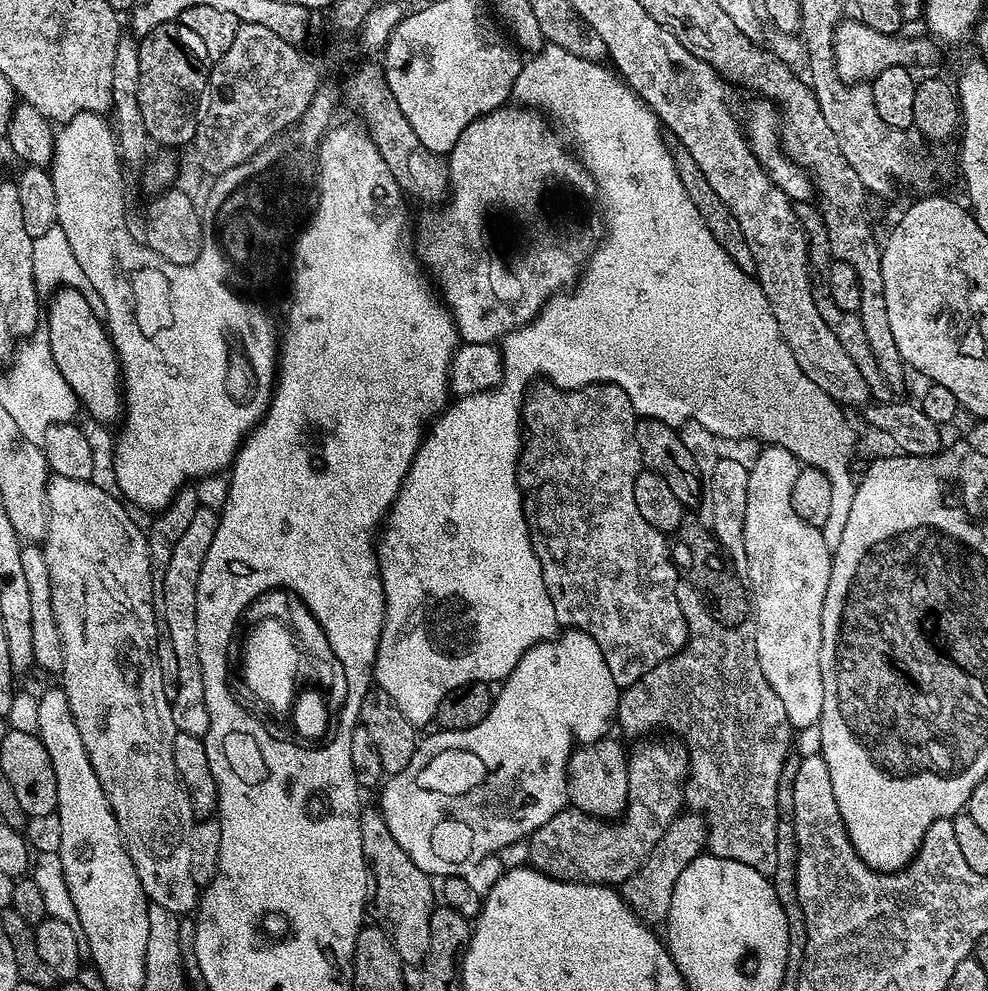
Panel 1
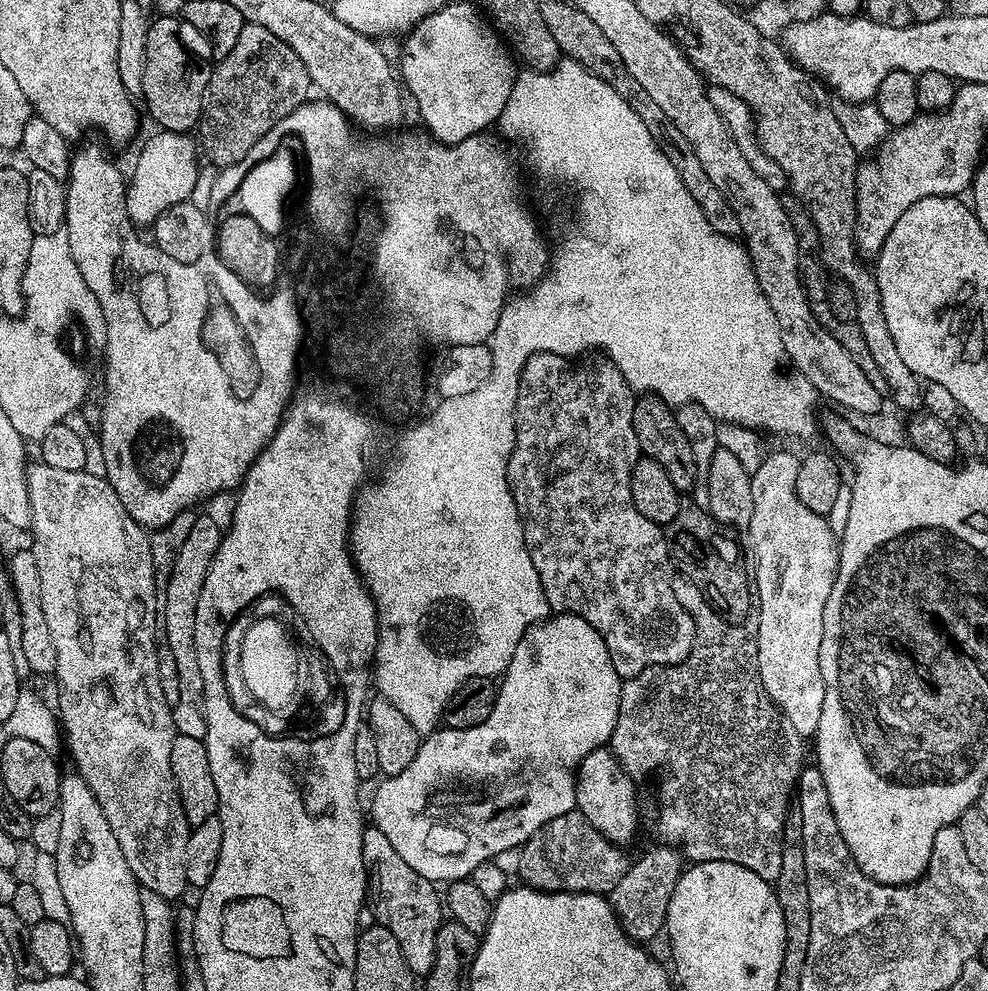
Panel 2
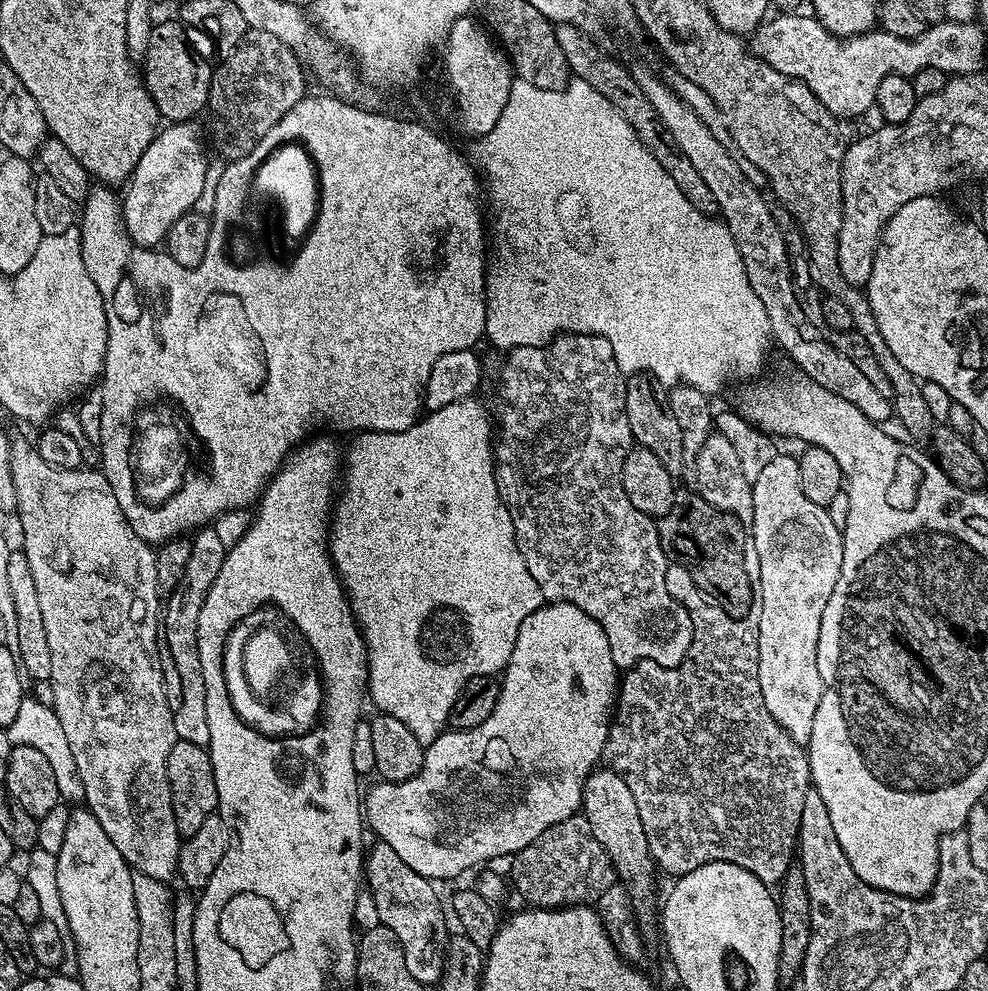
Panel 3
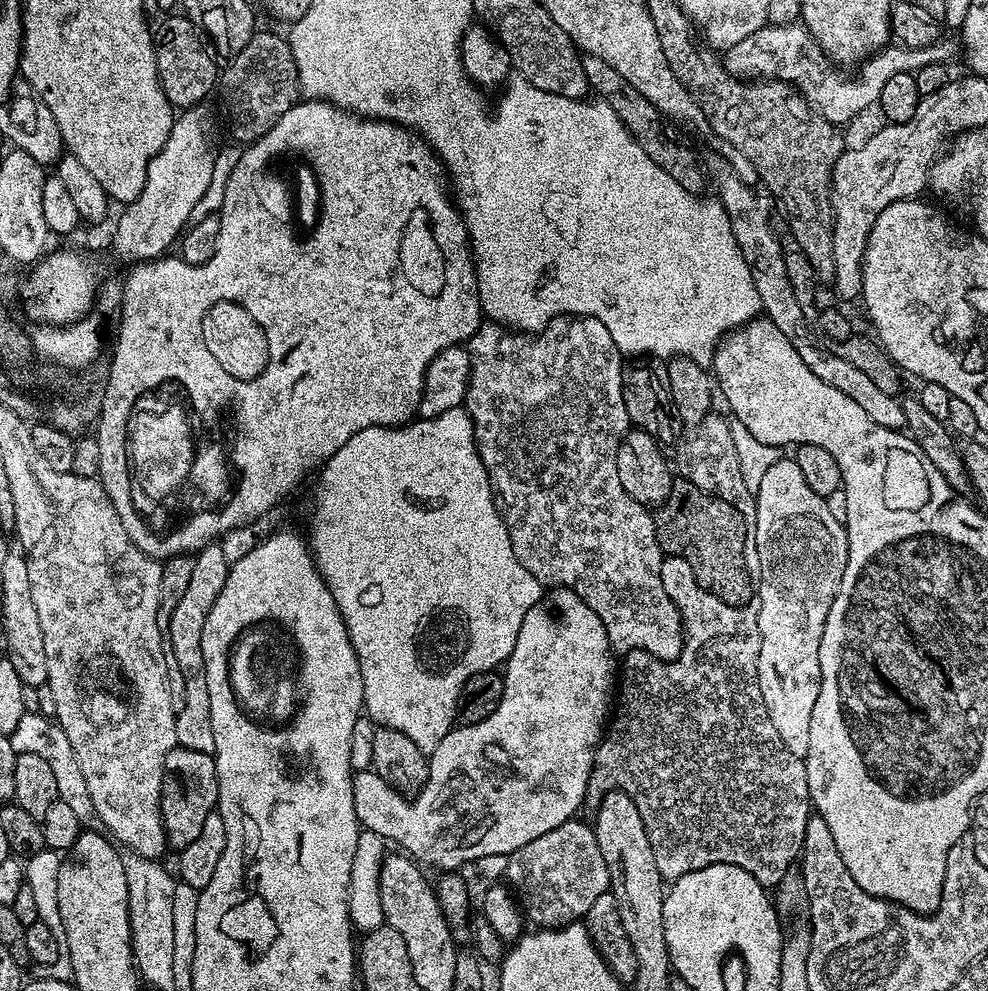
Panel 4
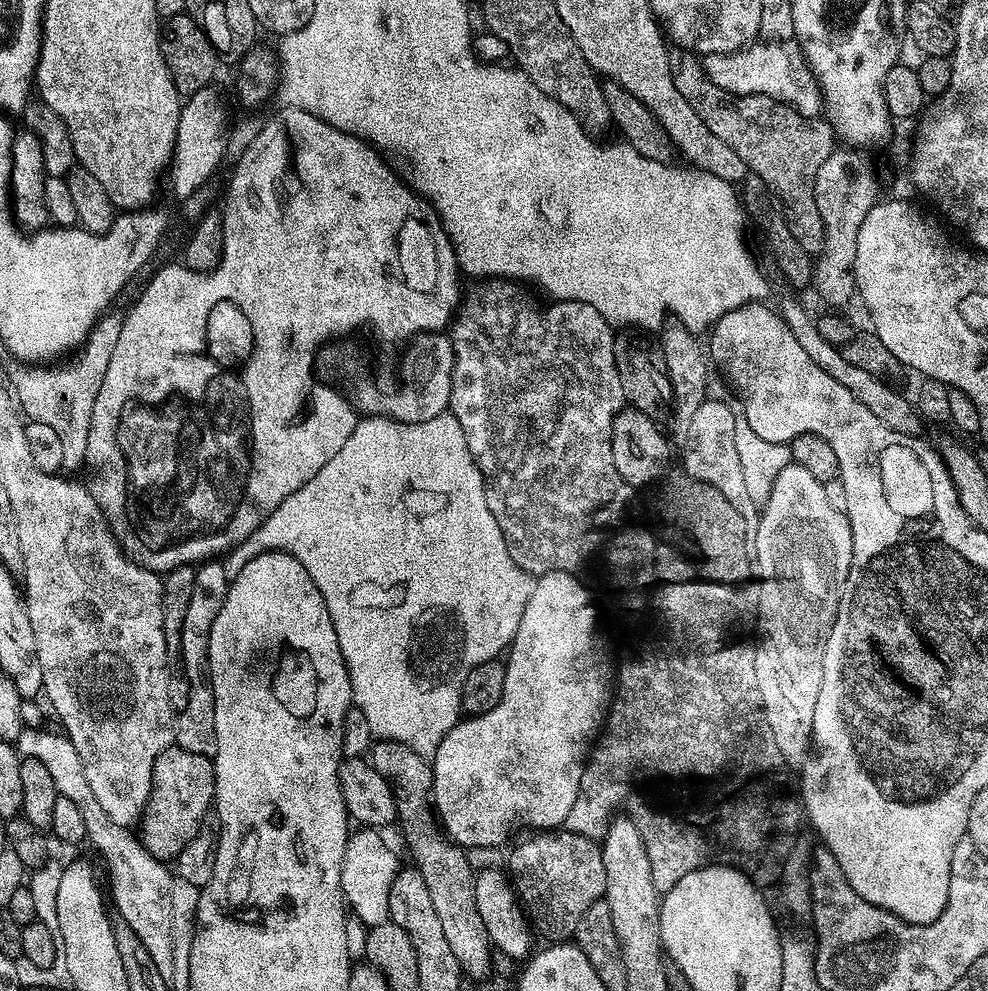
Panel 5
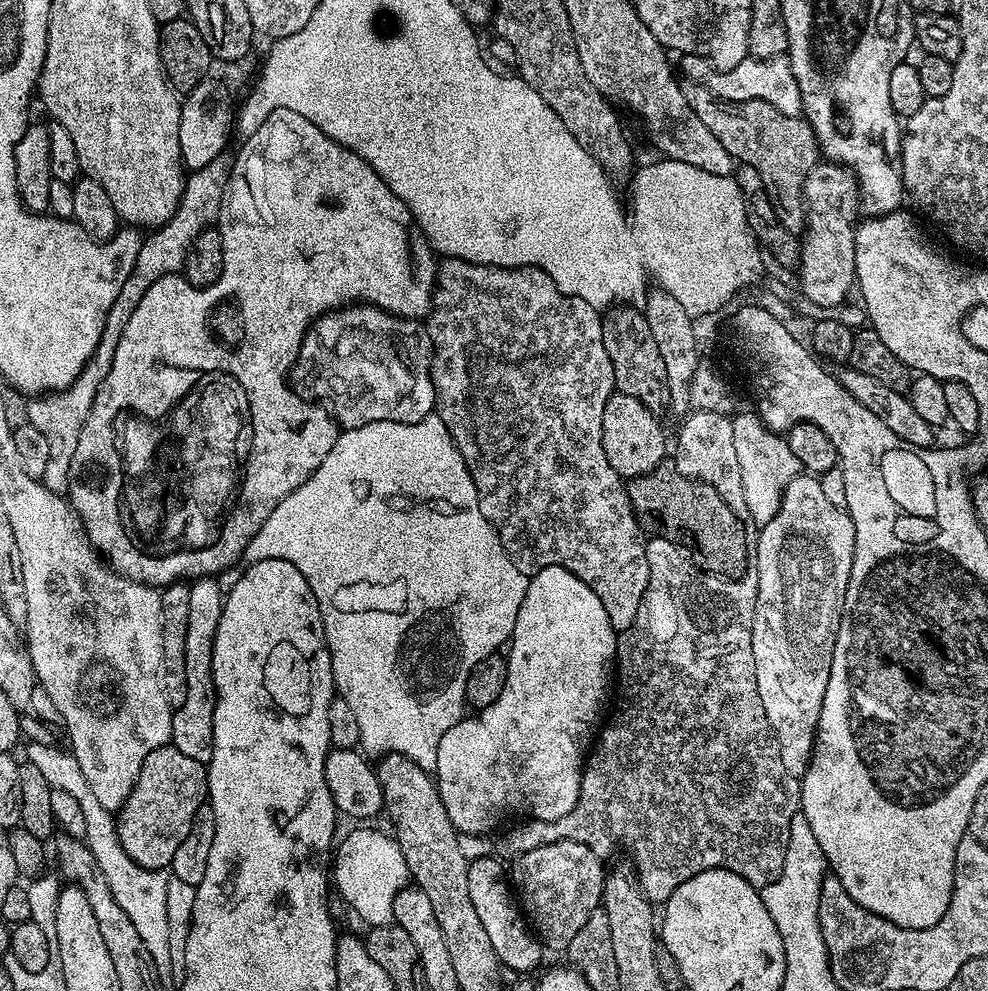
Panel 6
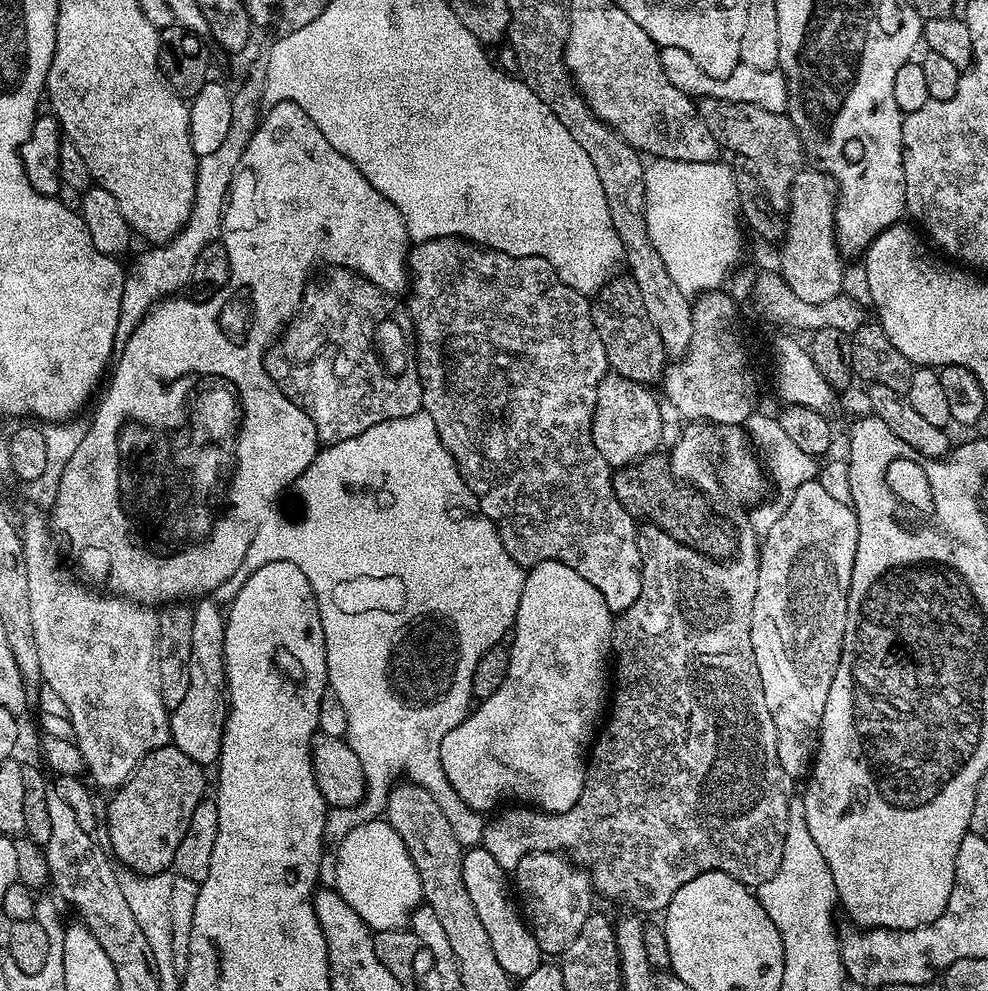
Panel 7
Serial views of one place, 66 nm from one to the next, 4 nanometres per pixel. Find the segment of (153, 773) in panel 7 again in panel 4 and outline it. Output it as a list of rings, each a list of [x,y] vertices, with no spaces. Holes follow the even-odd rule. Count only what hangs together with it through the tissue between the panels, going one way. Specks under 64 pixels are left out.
[[[179,746],[170,750],[164,759],[164,777],[160,791],[160,813],[164,823],[164,835],[169,849],[179,850],[190,846],[202,831],[206,814],[217,811],[218,778],[216,757],[202,754],[202,750],[186,750]]]

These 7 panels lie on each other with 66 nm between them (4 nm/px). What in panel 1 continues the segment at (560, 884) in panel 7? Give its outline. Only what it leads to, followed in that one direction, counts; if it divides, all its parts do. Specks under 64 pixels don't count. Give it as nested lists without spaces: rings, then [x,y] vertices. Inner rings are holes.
[[[644,738],[639,741],[640,744],[628,758],[628,804],[624,808],[624,815],[619,818],[601,818],[591,816],[582,810],[574,807],[566,807],[558,814],[554,814],[554,818],[550,818],[550,822],[546,822],[542,826],[538,826],[538,830],[534,830],[532,835],[527,837],[529,842],[529,858],[527,863],[531,867],[536,868],[542,874],[553,876],[555,880],[563,880],[569,884],[606,884],[609,886],[619,886],[624,883],[626,878],[630,878],[630,874],[634,874],[646,862],[646,858],[650,858],[650,850],[654,850],[654,846],[658,846],[658,842],[662,839],[662,834],[666,834],[666,830],[671,826],[673,820],[681,815],[684,803],[684,781],[688,778],[688,752],[683,743],[679,739],[672,740],[652,740],[656,738]]]

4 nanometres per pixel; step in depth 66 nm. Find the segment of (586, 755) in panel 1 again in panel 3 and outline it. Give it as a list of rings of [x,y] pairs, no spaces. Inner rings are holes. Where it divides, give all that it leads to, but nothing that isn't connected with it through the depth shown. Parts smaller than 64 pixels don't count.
[[[597,767],[588,775],[584,784],[584,803],[582,814],[586,822],[590,822],[590,830],[594,838],[598,838],[598,846],[606,850],[610,862],[614,866],[619,883],[627,888],[637,921],[641,925],[657,923],[658,912],[652,909],[652,886],[658,877],[655,860],[652,859],[652,847],[648,844],[646,830],[642,826],[642,814],[638,814],[638,802],[634,802],[634,794],[630,794],[630,786],[613,768]]]

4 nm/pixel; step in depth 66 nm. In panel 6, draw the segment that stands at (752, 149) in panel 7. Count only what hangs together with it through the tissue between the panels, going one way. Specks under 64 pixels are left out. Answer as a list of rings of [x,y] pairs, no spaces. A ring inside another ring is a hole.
[[[685,79],[680,89],[682,98],[686,98],[686,106],[690,106],[690,110],[694,110],[694,114],[698,114],[698,118],[702,118],[703,124],[710,129],[710,134],[726,146],[733,161],[749,164],[758,170],[764,192],[772,201],[782,226],[795,234],[803,233],[808,218],[804,183],[822,156],[820,143],[808,121],[800,116],[782,114],[782,110],[770,106],[770,102],[765,100],[724,100],[690,79]]]

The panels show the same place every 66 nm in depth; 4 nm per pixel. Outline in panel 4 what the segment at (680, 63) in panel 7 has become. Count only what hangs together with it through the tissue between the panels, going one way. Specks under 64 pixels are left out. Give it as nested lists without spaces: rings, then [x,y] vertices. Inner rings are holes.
[[[803,23],[765,24],[762,30],[742,38],[738,46],[730,46],[723,53],[722,63],[731,76],[741,78],[759,78],[760,80],[780,80],[791,84],[803,96],[809,108],[826,118],[826,122],[845,126],[855,116],[860,116],[868,107],[875,105],[889,78],[903,72],[915,73],[927,64],[947,65],[948,60],[958,56],[958,44],[955,39],[941,38],[925,48],[906,48],[903,46],[885,46],[859,65],[860,80],[856,76],[843,76],[843,71],[825,56],[818,47],[815,38],[808,33]]]

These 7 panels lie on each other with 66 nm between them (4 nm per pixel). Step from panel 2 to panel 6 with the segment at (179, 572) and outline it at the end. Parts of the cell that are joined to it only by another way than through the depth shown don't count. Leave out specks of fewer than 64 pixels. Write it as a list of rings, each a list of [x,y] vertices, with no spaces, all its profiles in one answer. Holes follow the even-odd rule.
[[[197,578],[191,581],[190,598],[190,622],[186,622],[186,702],[175,709],[172,713],[172,738],[171,747],[182,750],[182,754],[187,754],[189,758],[194,758],[198,762],[207,765],[212,759],[214,750],[214,706],[216,705],[216,687],[212,681],[212,643],[214,634],[218,634],[218,618],[222,618],[224,609],[225,589],[221,588],[219,579]]]

